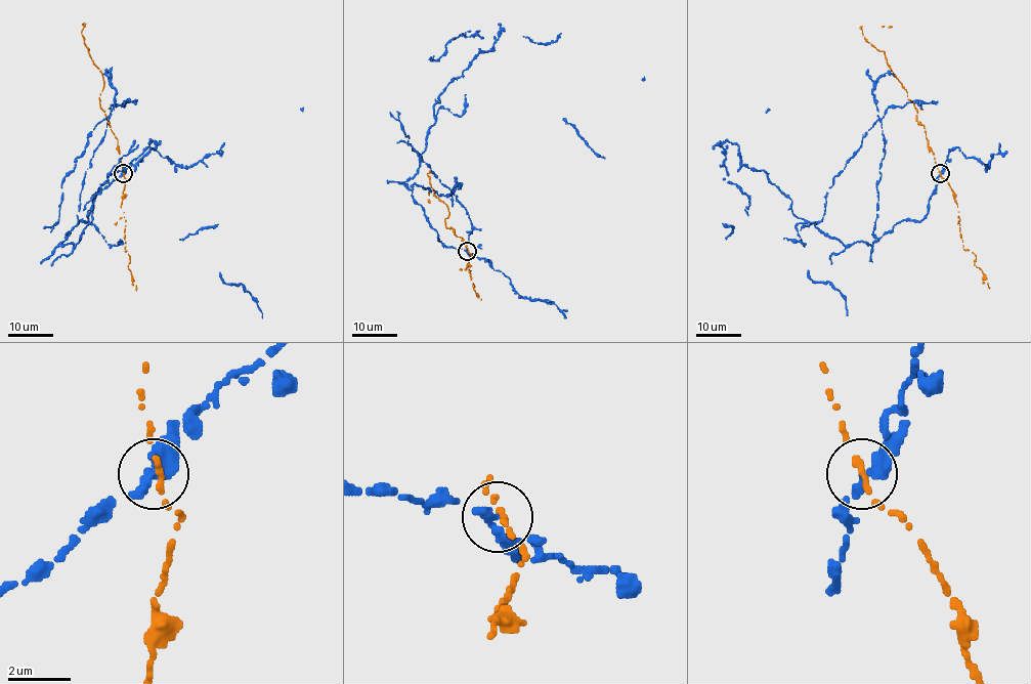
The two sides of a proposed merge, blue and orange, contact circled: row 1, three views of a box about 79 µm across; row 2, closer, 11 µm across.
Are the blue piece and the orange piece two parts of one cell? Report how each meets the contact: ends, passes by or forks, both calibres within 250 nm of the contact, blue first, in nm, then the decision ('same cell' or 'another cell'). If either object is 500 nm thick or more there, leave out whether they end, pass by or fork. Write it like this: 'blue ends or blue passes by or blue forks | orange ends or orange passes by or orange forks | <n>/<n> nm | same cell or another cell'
blue ends | orange passes by | 360/170 nm | another cell

